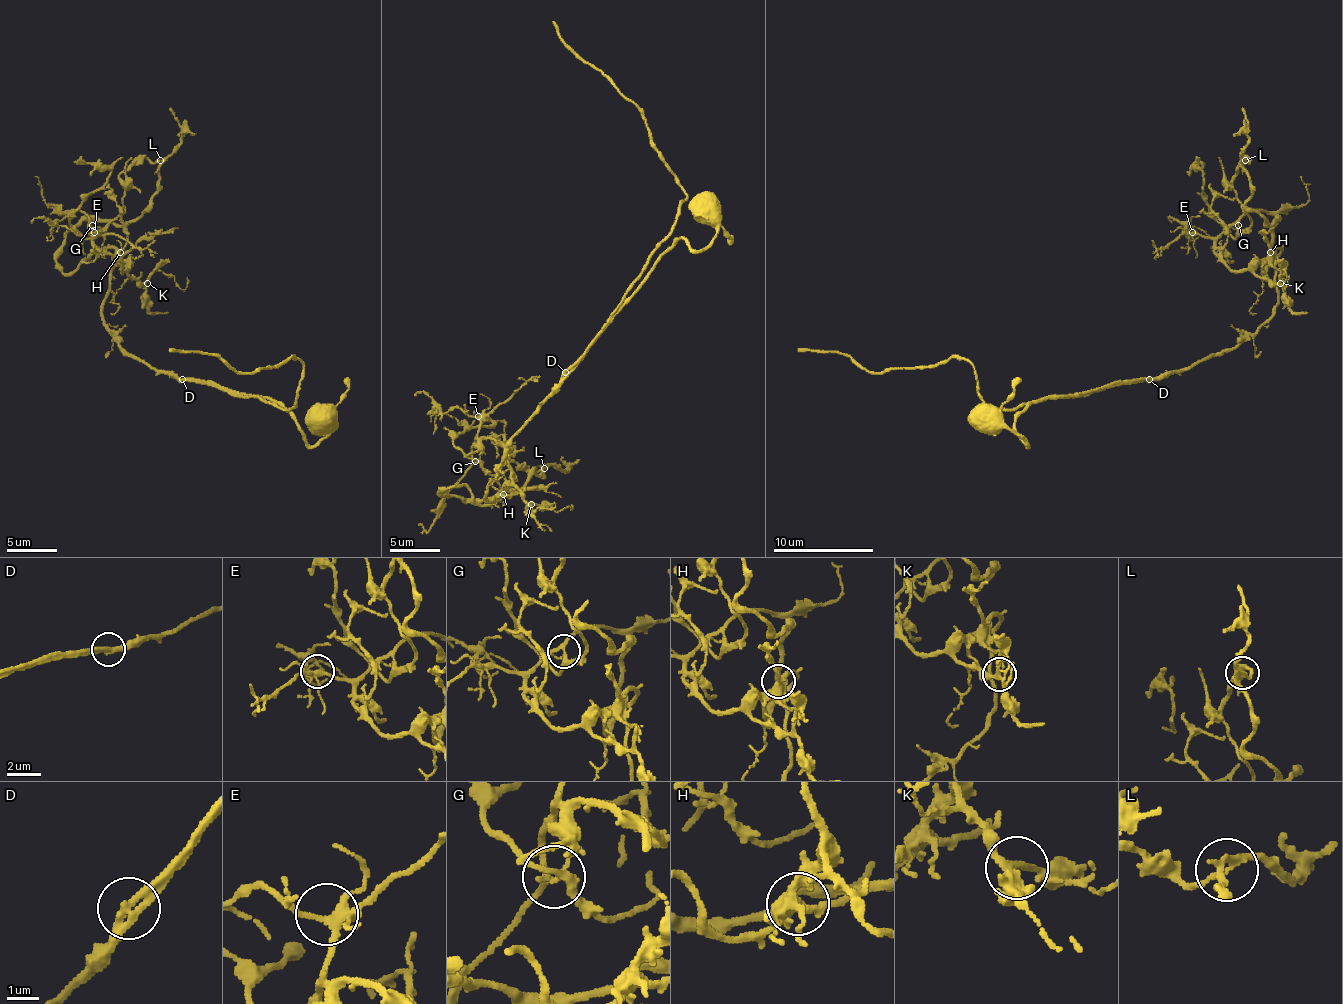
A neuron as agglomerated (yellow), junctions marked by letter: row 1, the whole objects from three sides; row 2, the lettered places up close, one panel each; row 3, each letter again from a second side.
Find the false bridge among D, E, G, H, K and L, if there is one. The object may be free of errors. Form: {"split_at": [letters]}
{"split_at": ["D"]}

